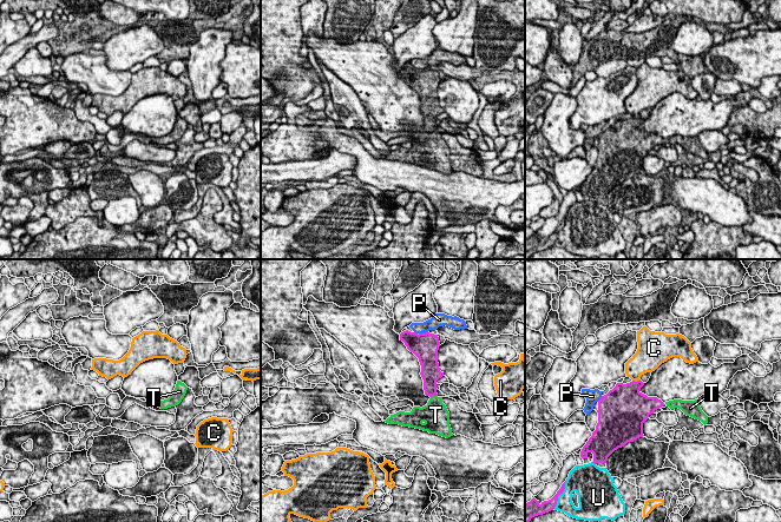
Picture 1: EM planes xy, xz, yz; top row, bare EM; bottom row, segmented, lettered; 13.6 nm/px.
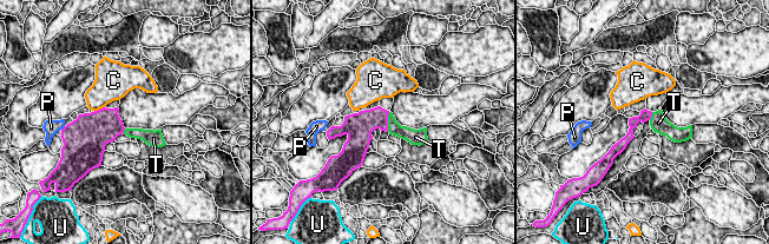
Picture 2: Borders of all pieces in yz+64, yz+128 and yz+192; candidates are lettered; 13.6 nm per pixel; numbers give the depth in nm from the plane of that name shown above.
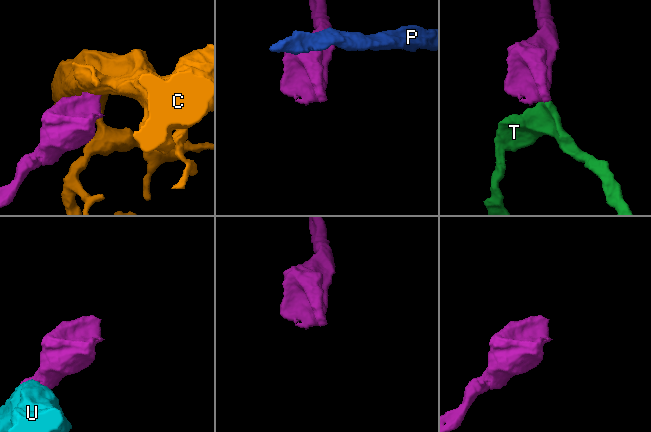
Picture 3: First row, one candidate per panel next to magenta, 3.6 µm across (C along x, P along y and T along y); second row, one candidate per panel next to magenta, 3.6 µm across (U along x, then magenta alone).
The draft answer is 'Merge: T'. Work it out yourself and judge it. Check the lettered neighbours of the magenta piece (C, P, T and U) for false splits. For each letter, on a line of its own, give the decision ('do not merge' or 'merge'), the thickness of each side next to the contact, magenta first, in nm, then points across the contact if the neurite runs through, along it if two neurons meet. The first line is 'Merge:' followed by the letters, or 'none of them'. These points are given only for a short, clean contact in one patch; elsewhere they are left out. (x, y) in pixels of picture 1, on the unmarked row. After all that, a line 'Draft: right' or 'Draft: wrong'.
Merge: T
C: do not merge; 340 nm thick on the magenta side, 300 nm on the other
P: do not merge; 360 nm thick on the magenta side, 170 nm on the other; border along xz (427, 67), (419, 70)
T: merge; 200 nm thick on the magenta side, 320 nm on the other; runs through xz (430, 113), (430, 124), (433, 131), (435, 149)
U: do not merge; 160 nm thick on the magenta side, 220 nm on the other
Draft: right

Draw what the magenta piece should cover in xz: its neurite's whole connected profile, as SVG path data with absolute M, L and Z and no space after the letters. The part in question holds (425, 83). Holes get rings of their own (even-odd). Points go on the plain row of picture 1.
M406 66L400 70L400 77L419 94L425 131L431 134L425 143L414 143L411 148L399 147L383 158L420 165L446 174L453 172L449 148L442 139L442 133L437 130L437 117L444 112L438 99L440 82L438 71L429 68L418 71Z

